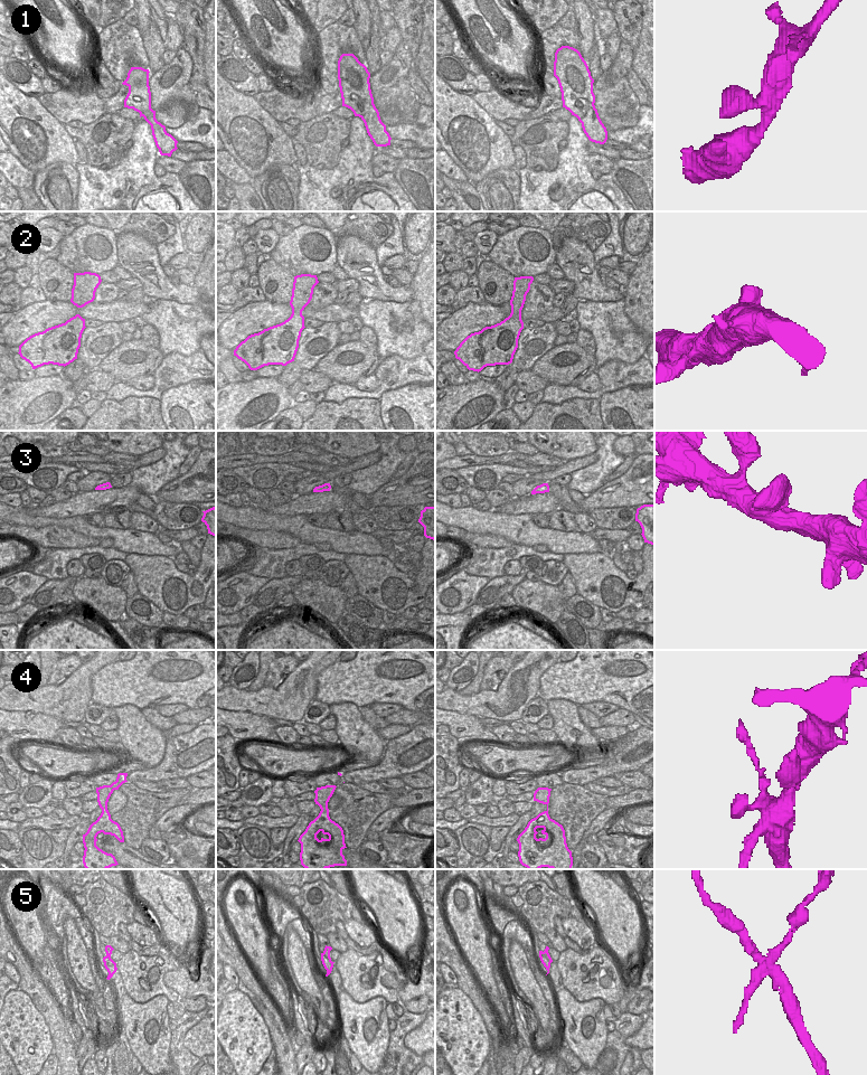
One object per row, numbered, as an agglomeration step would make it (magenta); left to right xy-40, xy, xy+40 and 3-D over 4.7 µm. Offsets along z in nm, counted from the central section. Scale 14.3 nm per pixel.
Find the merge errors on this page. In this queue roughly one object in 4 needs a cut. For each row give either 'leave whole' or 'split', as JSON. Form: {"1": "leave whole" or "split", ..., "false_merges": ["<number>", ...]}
{"1": "leave whole", "2": "leave whole", "3": "leave whole", "4": "leave whole", "5": "split", "false_merges": ["5"]}

